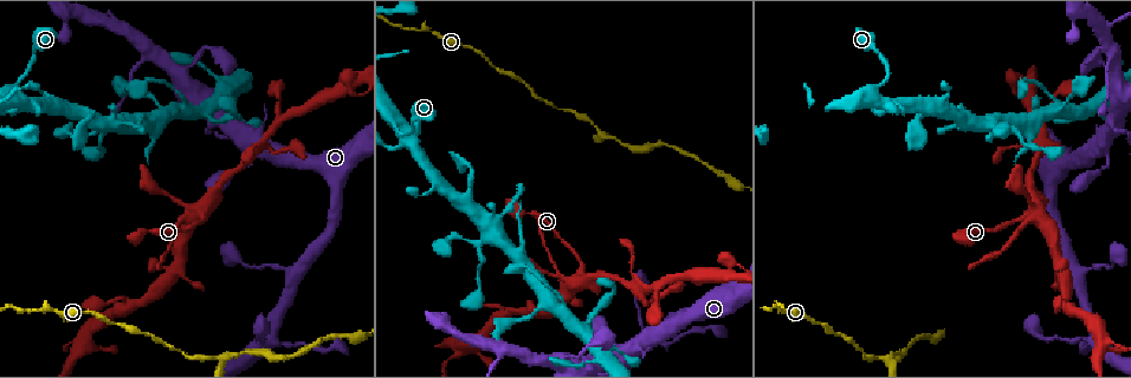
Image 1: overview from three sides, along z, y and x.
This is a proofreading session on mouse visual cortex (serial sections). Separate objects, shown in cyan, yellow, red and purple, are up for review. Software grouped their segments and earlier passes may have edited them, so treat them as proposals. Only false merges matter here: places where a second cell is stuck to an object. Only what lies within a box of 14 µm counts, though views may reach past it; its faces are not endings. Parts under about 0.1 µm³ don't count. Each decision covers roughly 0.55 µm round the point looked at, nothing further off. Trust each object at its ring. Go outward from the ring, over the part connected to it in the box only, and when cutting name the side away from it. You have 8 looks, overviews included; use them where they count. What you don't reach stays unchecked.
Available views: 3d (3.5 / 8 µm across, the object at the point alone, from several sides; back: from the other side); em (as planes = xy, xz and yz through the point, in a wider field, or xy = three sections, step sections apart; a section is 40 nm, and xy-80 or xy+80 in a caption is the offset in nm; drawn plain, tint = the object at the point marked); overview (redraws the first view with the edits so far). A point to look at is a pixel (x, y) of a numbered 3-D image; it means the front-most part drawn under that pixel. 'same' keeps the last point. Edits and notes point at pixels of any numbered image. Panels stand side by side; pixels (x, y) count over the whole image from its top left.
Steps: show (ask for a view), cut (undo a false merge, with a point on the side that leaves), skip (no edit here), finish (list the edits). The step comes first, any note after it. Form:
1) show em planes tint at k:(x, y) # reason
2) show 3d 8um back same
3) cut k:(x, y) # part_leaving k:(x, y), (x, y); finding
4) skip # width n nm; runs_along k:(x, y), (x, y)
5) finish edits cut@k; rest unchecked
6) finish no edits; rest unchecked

show em xy step 5 tint at 1:(221, 356)

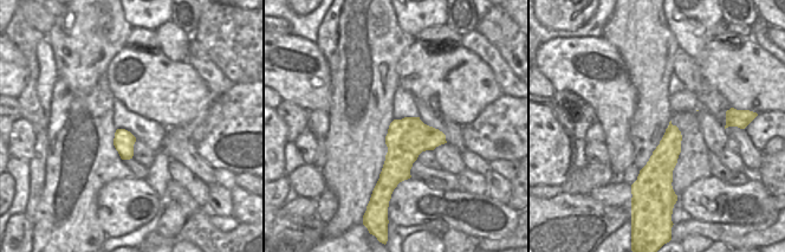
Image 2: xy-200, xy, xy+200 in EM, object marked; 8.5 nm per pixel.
show 3d 3.5um back same # wider look

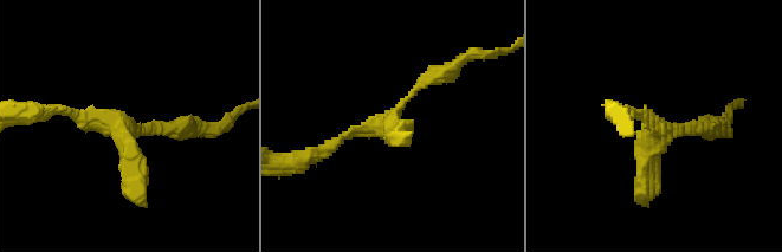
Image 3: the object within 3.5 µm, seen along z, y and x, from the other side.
skip # arm_widths 150, 250, 250 nm; runs_along 3:(193, 126), (121, 129), (66, 110); continuous, no second cell

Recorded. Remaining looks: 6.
show 3d 3.5um back at 1:(1077, 274) # branch point

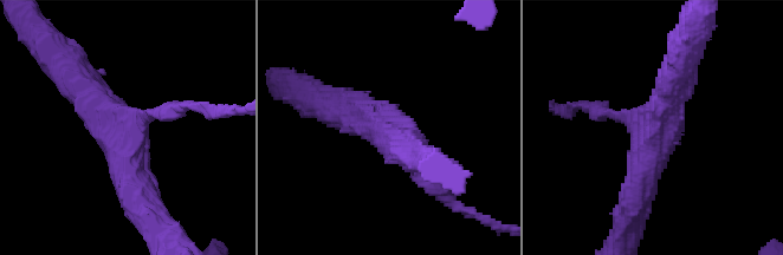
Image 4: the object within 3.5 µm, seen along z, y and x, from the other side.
show em planes tint at 4:(654, 129) # need the tissue

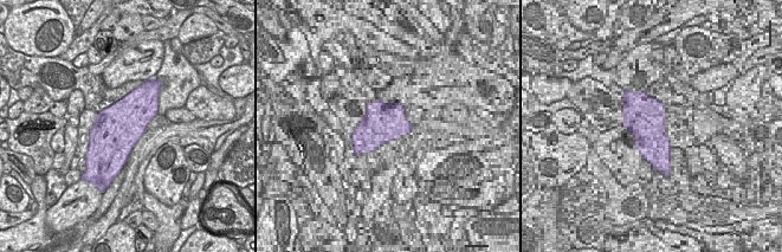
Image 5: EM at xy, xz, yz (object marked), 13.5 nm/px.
show em xy step 1 tint same

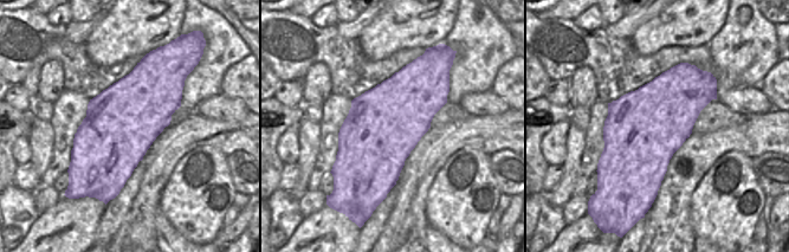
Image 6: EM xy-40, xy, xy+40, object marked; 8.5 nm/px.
skip # all the same cell

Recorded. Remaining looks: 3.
show em planes tint at 1:(267, 340) # looks like a crossing

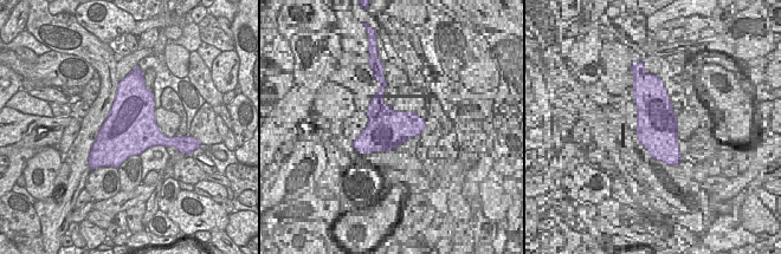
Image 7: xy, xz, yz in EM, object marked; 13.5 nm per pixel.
show 3d 3.5um same

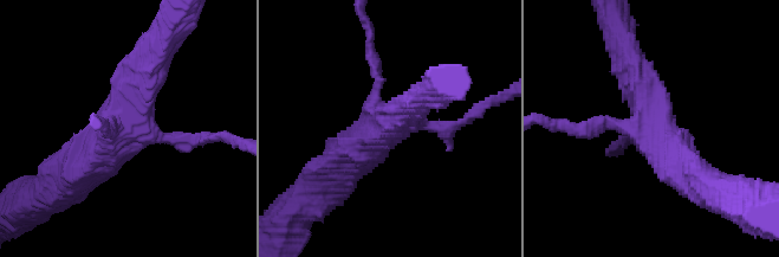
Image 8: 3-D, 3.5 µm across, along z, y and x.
skip # arms 4; arm_widths 200, 200, 400, 500 nm; runs_along 8:(151, 60), (108, 143), (71, 177); all the same cell

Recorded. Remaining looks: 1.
finish no edits; rest unchecked

